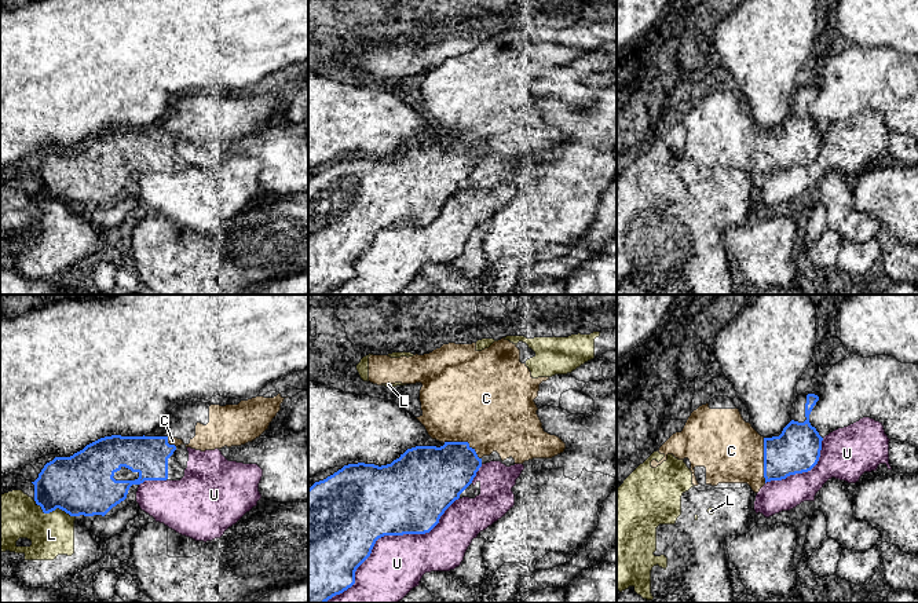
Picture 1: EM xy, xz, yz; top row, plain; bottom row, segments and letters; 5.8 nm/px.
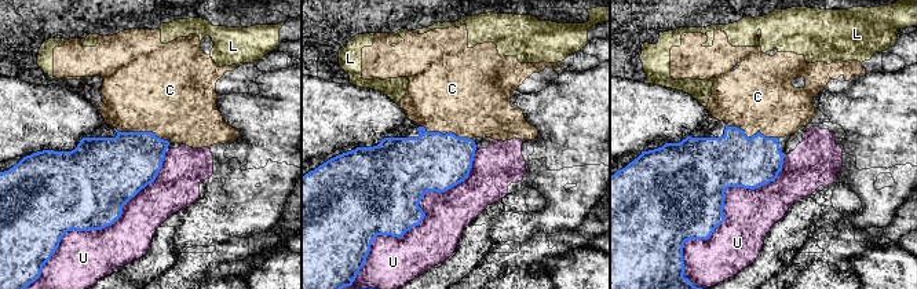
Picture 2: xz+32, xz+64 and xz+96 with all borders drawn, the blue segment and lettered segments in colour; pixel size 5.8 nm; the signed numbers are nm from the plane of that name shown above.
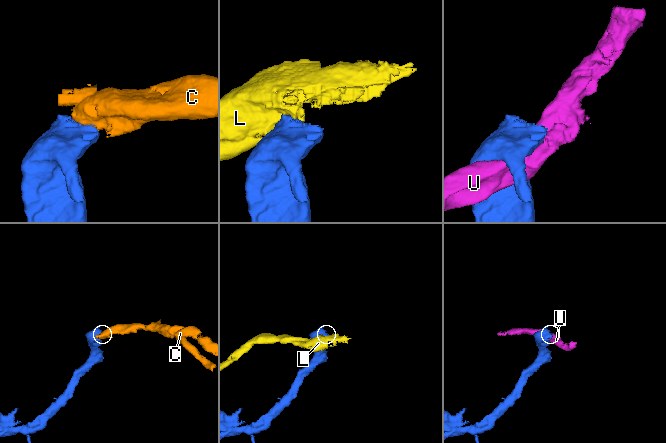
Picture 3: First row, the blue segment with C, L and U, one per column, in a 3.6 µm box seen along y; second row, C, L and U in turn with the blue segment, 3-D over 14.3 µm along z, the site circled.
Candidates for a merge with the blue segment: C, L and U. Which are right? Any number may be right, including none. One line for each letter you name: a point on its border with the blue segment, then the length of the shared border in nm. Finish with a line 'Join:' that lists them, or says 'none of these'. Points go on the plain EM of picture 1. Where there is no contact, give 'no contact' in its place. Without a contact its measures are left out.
C: contact yz (764, 152); length 260 nm
Join: C

